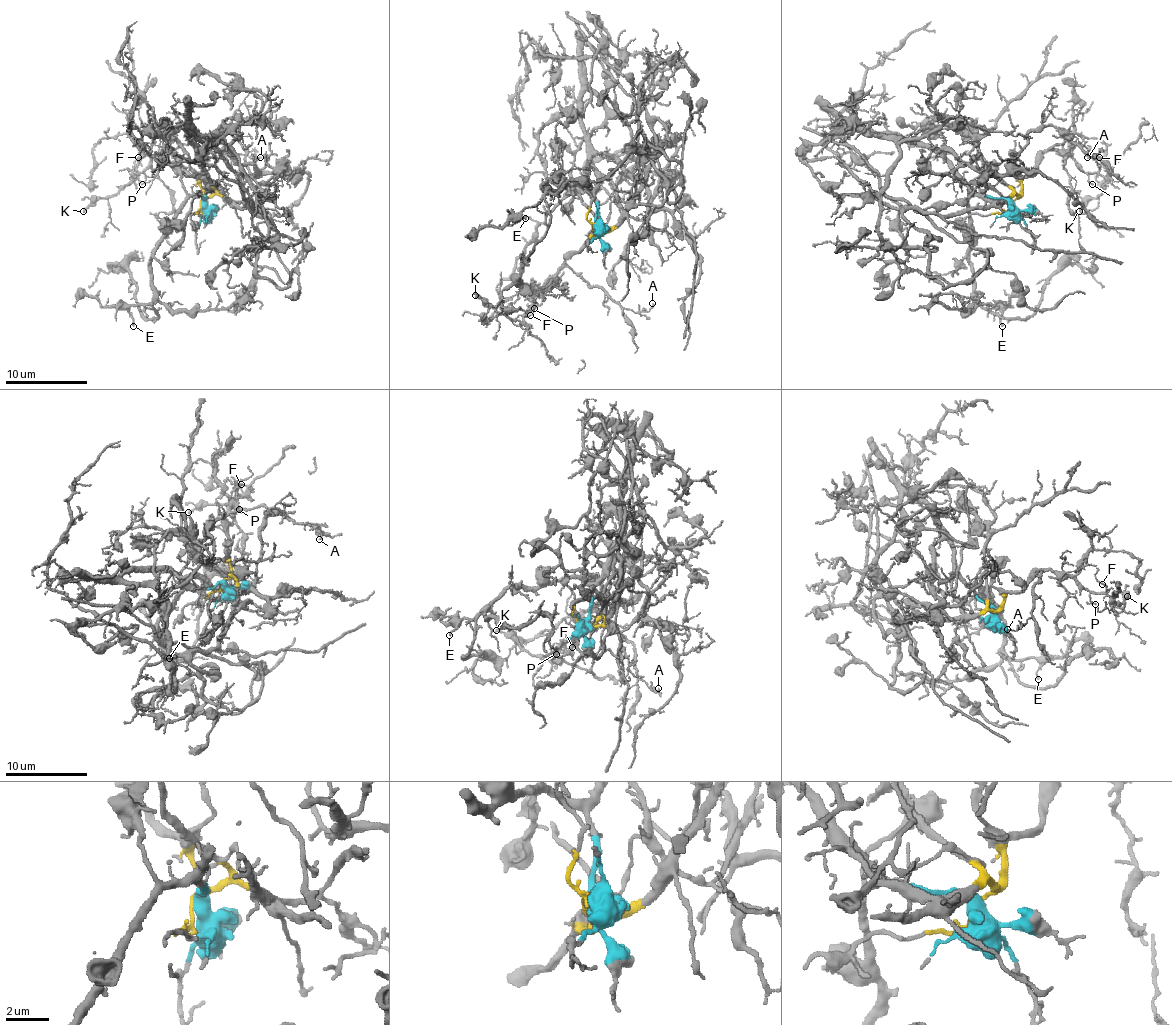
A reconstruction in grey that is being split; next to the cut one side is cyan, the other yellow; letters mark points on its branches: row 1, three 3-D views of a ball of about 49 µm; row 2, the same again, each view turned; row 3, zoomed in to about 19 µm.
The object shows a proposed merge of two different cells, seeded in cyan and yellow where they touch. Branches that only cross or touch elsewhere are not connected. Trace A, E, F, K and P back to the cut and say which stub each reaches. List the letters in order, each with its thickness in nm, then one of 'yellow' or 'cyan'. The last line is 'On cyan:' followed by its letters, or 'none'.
A: calibre 120 nm; yellow
E: calibre 130 nm; cyan
F: calibre 100 nm; yellow
K: calibre 200 nm; yellow
P: calibre 90 nm; yellow
On cyan: E

